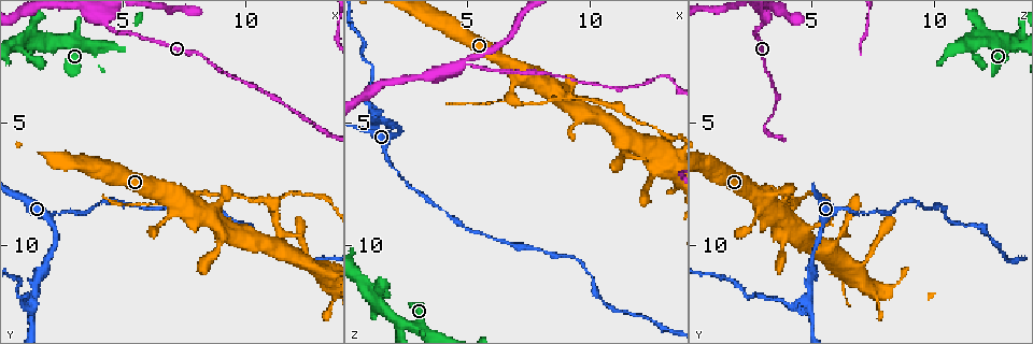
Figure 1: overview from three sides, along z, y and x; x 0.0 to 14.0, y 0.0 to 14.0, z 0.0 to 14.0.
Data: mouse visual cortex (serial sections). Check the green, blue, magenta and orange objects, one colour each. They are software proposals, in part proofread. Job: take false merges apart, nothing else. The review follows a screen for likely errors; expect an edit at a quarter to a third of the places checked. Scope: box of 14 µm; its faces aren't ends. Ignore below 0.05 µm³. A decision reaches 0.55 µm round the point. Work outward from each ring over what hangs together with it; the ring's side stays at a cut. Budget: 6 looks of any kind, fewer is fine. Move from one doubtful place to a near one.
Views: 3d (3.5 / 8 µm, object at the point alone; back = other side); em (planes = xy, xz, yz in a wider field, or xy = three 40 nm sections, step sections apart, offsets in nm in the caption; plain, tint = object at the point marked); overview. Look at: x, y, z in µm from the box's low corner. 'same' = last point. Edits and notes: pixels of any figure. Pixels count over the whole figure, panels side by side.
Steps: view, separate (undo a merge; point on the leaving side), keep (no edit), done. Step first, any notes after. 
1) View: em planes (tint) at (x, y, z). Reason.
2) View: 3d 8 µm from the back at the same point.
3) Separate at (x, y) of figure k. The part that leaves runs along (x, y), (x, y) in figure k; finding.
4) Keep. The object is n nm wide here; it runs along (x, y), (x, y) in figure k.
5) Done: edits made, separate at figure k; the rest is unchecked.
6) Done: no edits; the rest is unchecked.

View: 3d 3.5 µm at (1.2, 12.3, 4.9).

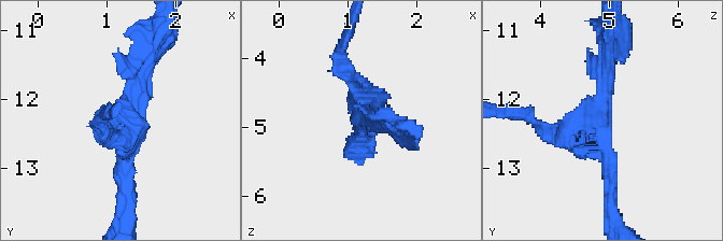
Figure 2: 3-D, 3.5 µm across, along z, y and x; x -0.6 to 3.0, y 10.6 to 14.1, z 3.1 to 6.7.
Keep. 3 arms meet here; it runs along (608, 52), (603, 108), (569, 141), (552, 135) in figure 2; continuous, no second cell.

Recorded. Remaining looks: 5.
View: 3d 8 µm at (9.4, 8.0, 4.0). Calibre changes.

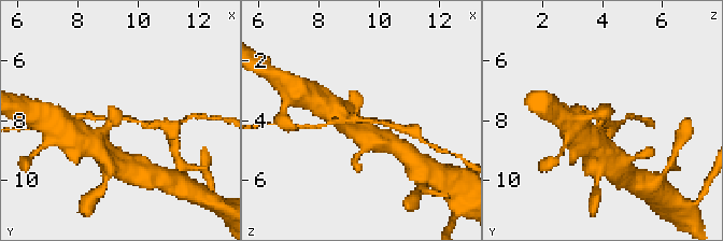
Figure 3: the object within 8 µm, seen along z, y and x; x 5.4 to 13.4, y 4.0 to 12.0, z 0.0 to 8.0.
View: 3d 3.5 µm at (9.5, 8.0, 4.0). Zoom in.

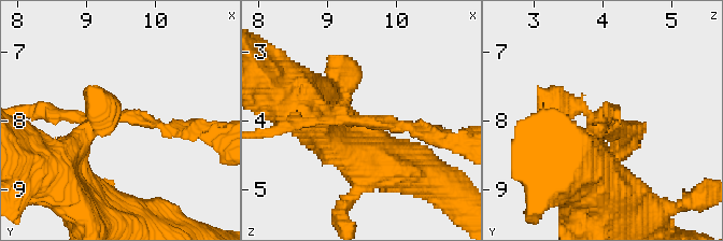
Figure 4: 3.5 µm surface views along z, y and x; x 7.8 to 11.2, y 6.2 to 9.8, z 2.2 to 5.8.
View: em xy step 5 (tint) at the same point. 4 arms meet here; the arms are 100, 150, 400, 400 nm wide; now the EM.

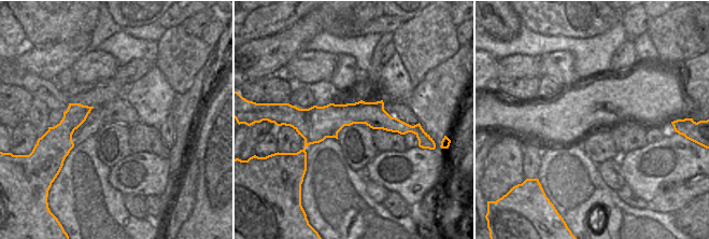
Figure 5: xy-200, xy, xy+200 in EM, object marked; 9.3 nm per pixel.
Separate at (601, 114) of figure 4. A border runs along (341, 123), (331, 115), (303, 138) in figure 5; two cells meet here.

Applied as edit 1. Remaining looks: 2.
Done: edits made, separate at figure 4; the rest is unchecked.

